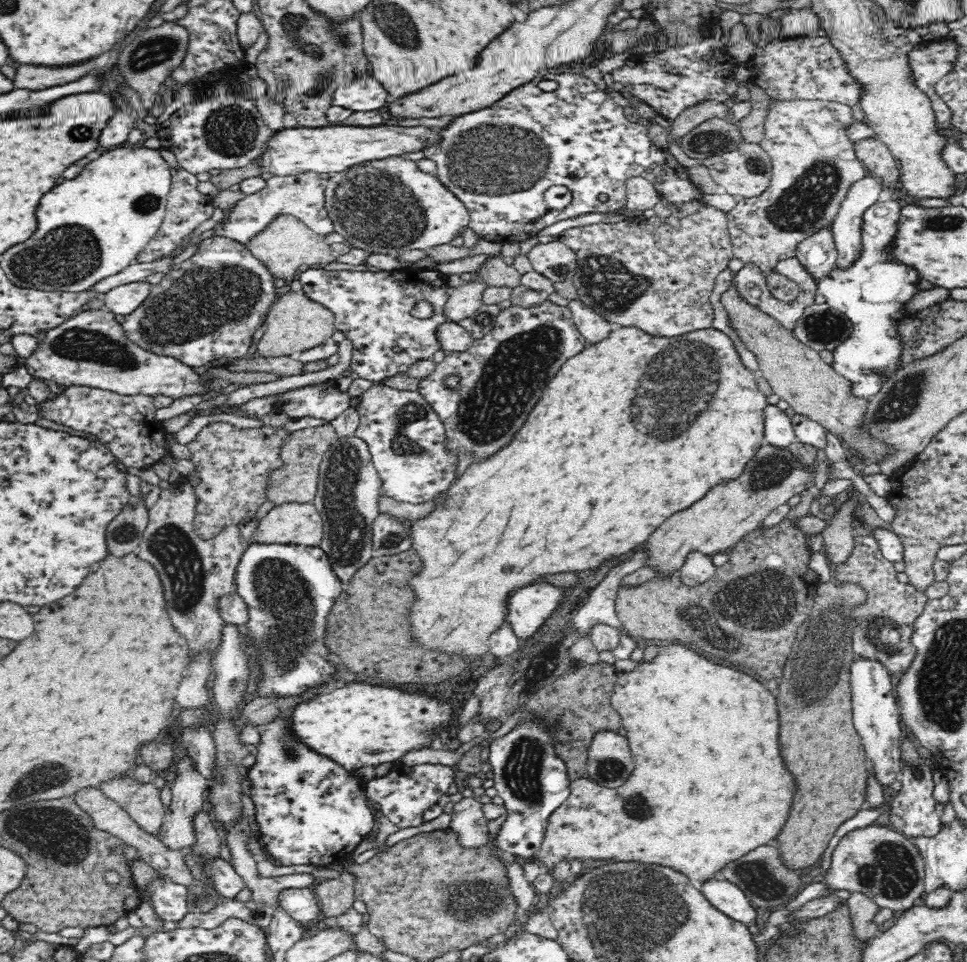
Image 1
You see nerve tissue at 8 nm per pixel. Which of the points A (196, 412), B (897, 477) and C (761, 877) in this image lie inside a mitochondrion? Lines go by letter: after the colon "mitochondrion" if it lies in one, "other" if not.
A: other
B: other
C: mitochondrion

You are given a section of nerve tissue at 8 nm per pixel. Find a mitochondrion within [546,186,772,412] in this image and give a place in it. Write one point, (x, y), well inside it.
(611, 287)

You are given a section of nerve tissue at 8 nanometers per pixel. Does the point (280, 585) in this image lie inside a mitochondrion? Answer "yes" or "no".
yes

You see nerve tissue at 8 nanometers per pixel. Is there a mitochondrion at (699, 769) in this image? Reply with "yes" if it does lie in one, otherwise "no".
no

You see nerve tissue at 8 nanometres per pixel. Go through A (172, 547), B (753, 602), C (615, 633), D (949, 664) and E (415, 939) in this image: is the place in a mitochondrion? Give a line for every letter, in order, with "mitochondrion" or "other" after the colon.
A: mitochondrion
B: mitochondrion
C: other
D: mitochondrion
E: other

